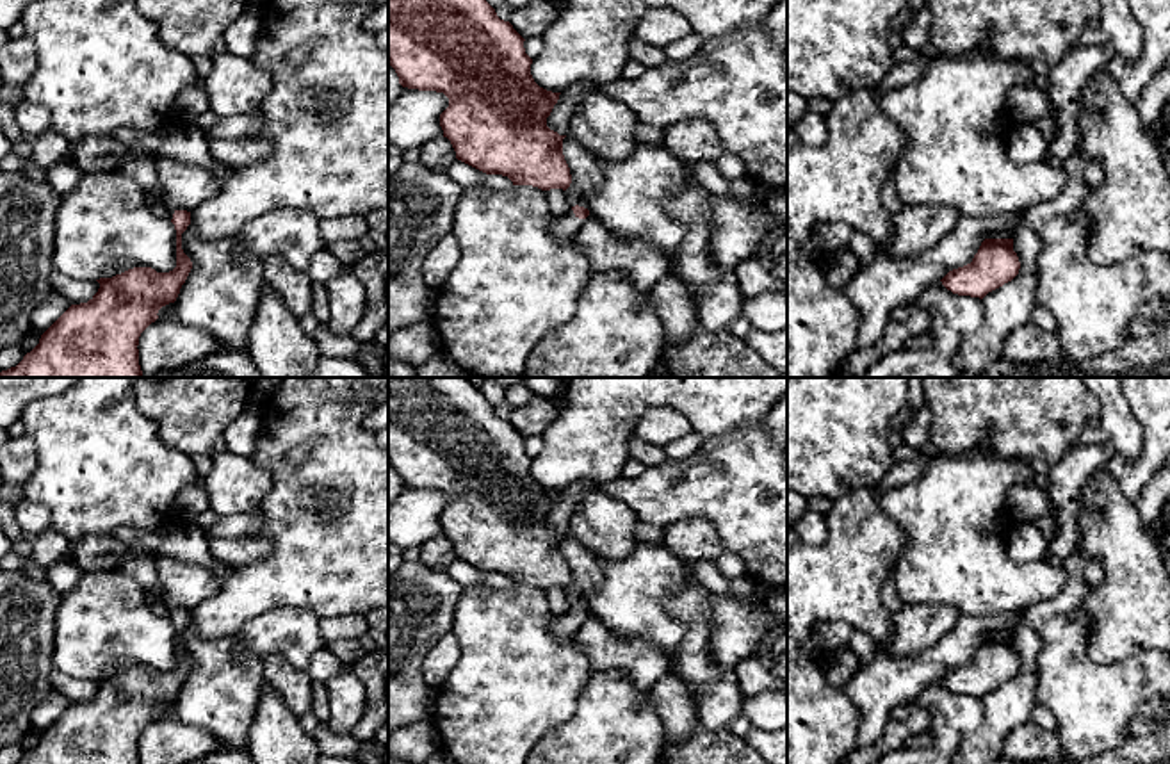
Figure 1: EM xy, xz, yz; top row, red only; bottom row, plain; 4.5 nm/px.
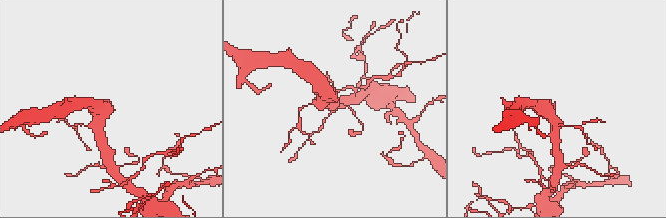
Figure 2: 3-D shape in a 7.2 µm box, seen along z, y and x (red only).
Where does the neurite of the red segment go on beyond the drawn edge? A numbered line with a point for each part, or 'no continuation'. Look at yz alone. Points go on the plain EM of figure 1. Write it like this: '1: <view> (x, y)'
no continuation

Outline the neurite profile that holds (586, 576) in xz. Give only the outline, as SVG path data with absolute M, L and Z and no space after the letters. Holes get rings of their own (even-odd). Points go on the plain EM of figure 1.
M572 532L563 538L563 554L570 566L572 582L565 589L570 606L584 606L589 609L591 595L602 582L602 572L597 556L586 549Z

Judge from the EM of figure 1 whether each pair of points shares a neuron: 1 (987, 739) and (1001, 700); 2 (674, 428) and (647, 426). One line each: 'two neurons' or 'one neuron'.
1: one neuron
2: one neuron

